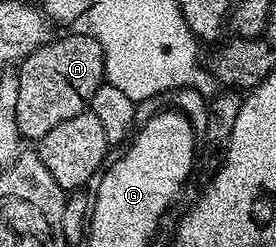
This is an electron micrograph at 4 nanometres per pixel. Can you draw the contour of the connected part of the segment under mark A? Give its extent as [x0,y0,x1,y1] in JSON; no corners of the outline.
[16,32,104,140]

